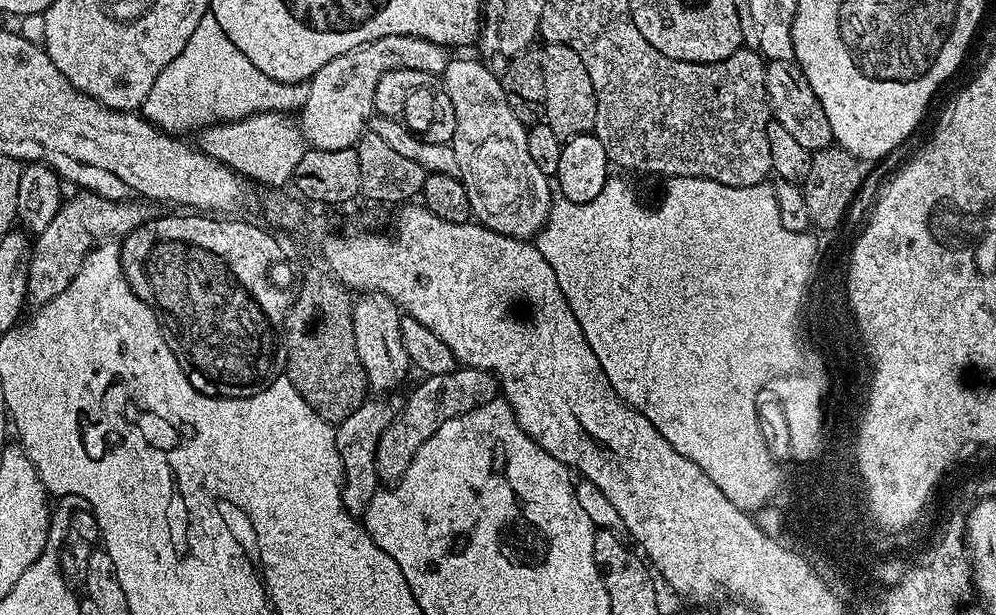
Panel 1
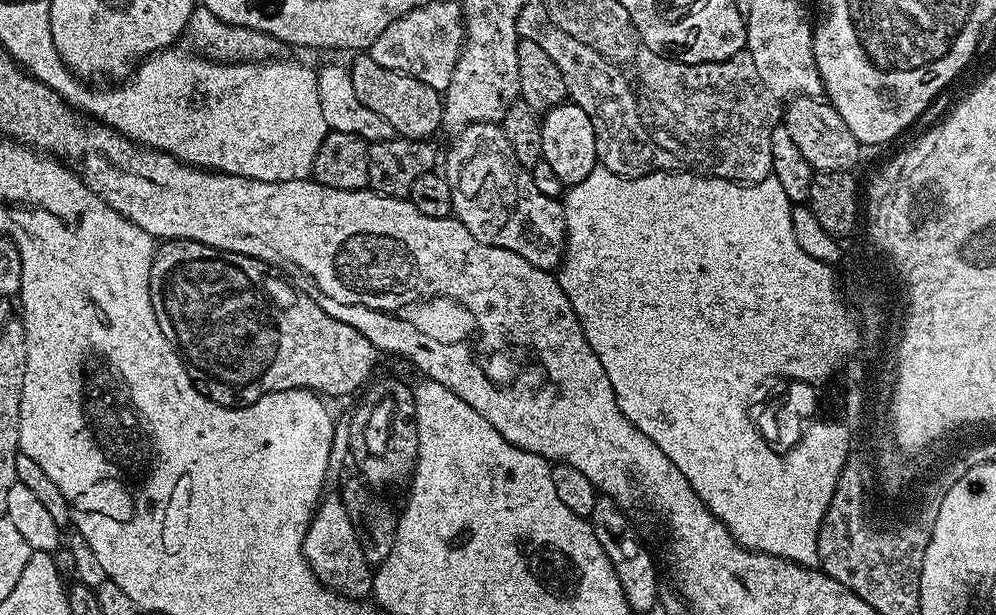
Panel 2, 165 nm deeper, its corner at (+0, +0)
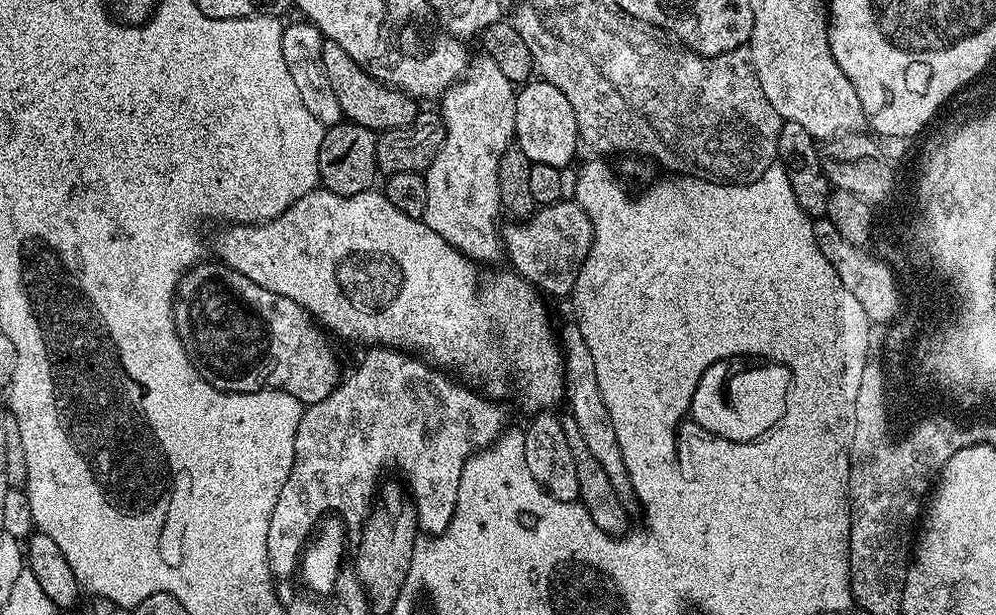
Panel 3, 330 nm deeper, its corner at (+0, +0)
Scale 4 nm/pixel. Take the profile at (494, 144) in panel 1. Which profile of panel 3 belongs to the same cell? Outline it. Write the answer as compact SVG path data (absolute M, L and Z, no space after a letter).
M575 202L546 204L532 213L523 222L508 222L502 228L502 252L514 269L517 276L523 276L529 284L535 286L541 293L552 296L567 297L576 285L578 270L582 262L586 262L586 254L590 254L592 245L592 220Z

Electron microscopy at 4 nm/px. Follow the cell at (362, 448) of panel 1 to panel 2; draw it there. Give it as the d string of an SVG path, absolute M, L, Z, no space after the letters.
M330 492L316 506L312 525L308 527L304 539L304 557L324 587L331 588L339 596L367 597L372 590L373 569L368 563L366 554L362 554L360 536L356 533L350 514L346 514L341 493Z

